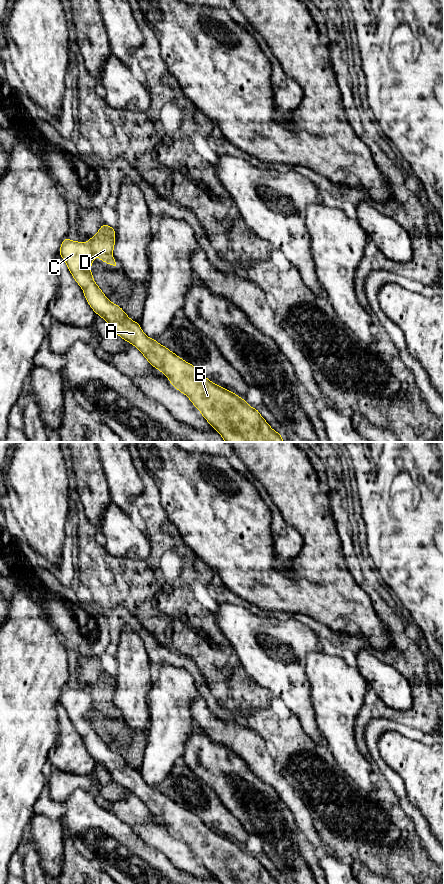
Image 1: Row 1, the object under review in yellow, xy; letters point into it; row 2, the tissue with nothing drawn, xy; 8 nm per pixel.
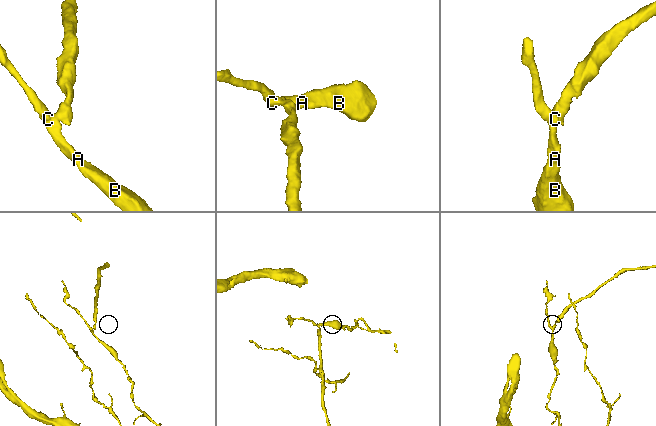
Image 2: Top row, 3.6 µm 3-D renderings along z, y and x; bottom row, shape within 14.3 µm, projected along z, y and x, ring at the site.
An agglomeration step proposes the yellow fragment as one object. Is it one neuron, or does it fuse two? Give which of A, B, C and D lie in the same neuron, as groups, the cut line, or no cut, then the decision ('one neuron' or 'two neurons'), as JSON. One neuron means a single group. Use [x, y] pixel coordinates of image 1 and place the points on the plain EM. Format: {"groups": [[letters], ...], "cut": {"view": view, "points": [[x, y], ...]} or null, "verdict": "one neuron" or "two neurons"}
{"groups": [["A", "B", "C"], ["D"]], "cut": {"view": "xy", "points": [[88, 690], [94, 702]]}, "verdict": "two neurons"}

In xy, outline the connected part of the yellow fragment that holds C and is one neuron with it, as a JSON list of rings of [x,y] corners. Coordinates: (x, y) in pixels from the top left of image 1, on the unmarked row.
[[[65,686],[62,688],[59,703],[67,712],[72,725],[83,737],[84,744],[93,759],[102,765],[118,784],[135,794],[153,815],[169,827],[173,835],[186,843],[210,874],[221,884],[282,884],[270,875],[257,856],[249,854],[243,846],[235,841],[214,832],[195,814],[181,807],[155,787],[147,785],[139,771],[130,767],[120,754],[112,751],[105,744],[94,730],[90,718],[94,702],[89,690],[77,690]]]

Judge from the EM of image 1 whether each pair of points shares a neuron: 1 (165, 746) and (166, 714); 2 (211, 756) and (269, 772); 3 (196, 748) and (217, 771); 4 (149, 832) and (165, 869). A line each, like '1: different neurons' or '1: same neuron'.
1: same neuron
2: different neurons
3: same neuron
4: different neurons

